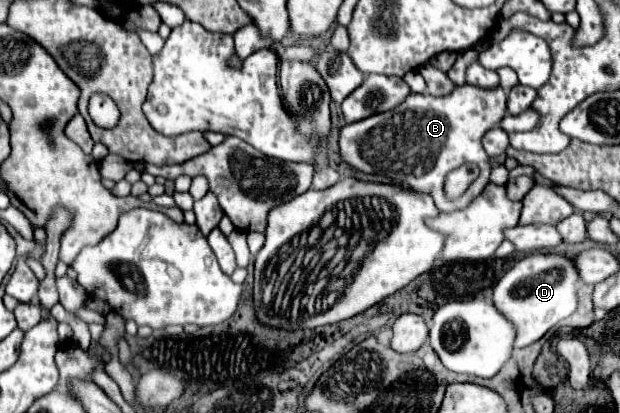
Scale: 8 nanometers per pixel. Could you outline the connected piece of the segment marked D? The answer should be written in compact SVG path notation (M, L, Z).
M535 254L515 264L493 292L495 308L515 326L515 348L525 348L545 336L557 322L571 316L577 308L577 290L581 282L573 262L561 254Z

